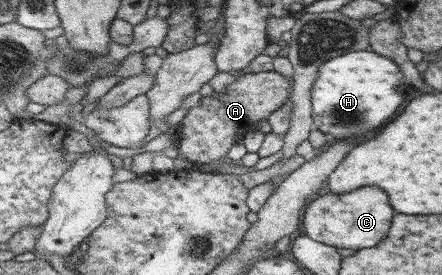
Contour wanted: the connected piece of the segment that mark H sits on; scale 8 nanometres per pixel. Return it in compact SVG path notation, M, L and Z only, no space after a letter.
M360 50L324 61L312 82L310 97L313 124L337 140L362 137L366 131L386 121L402 105L406 87L402 83L402 73L391 59L384 59L372 50Z

